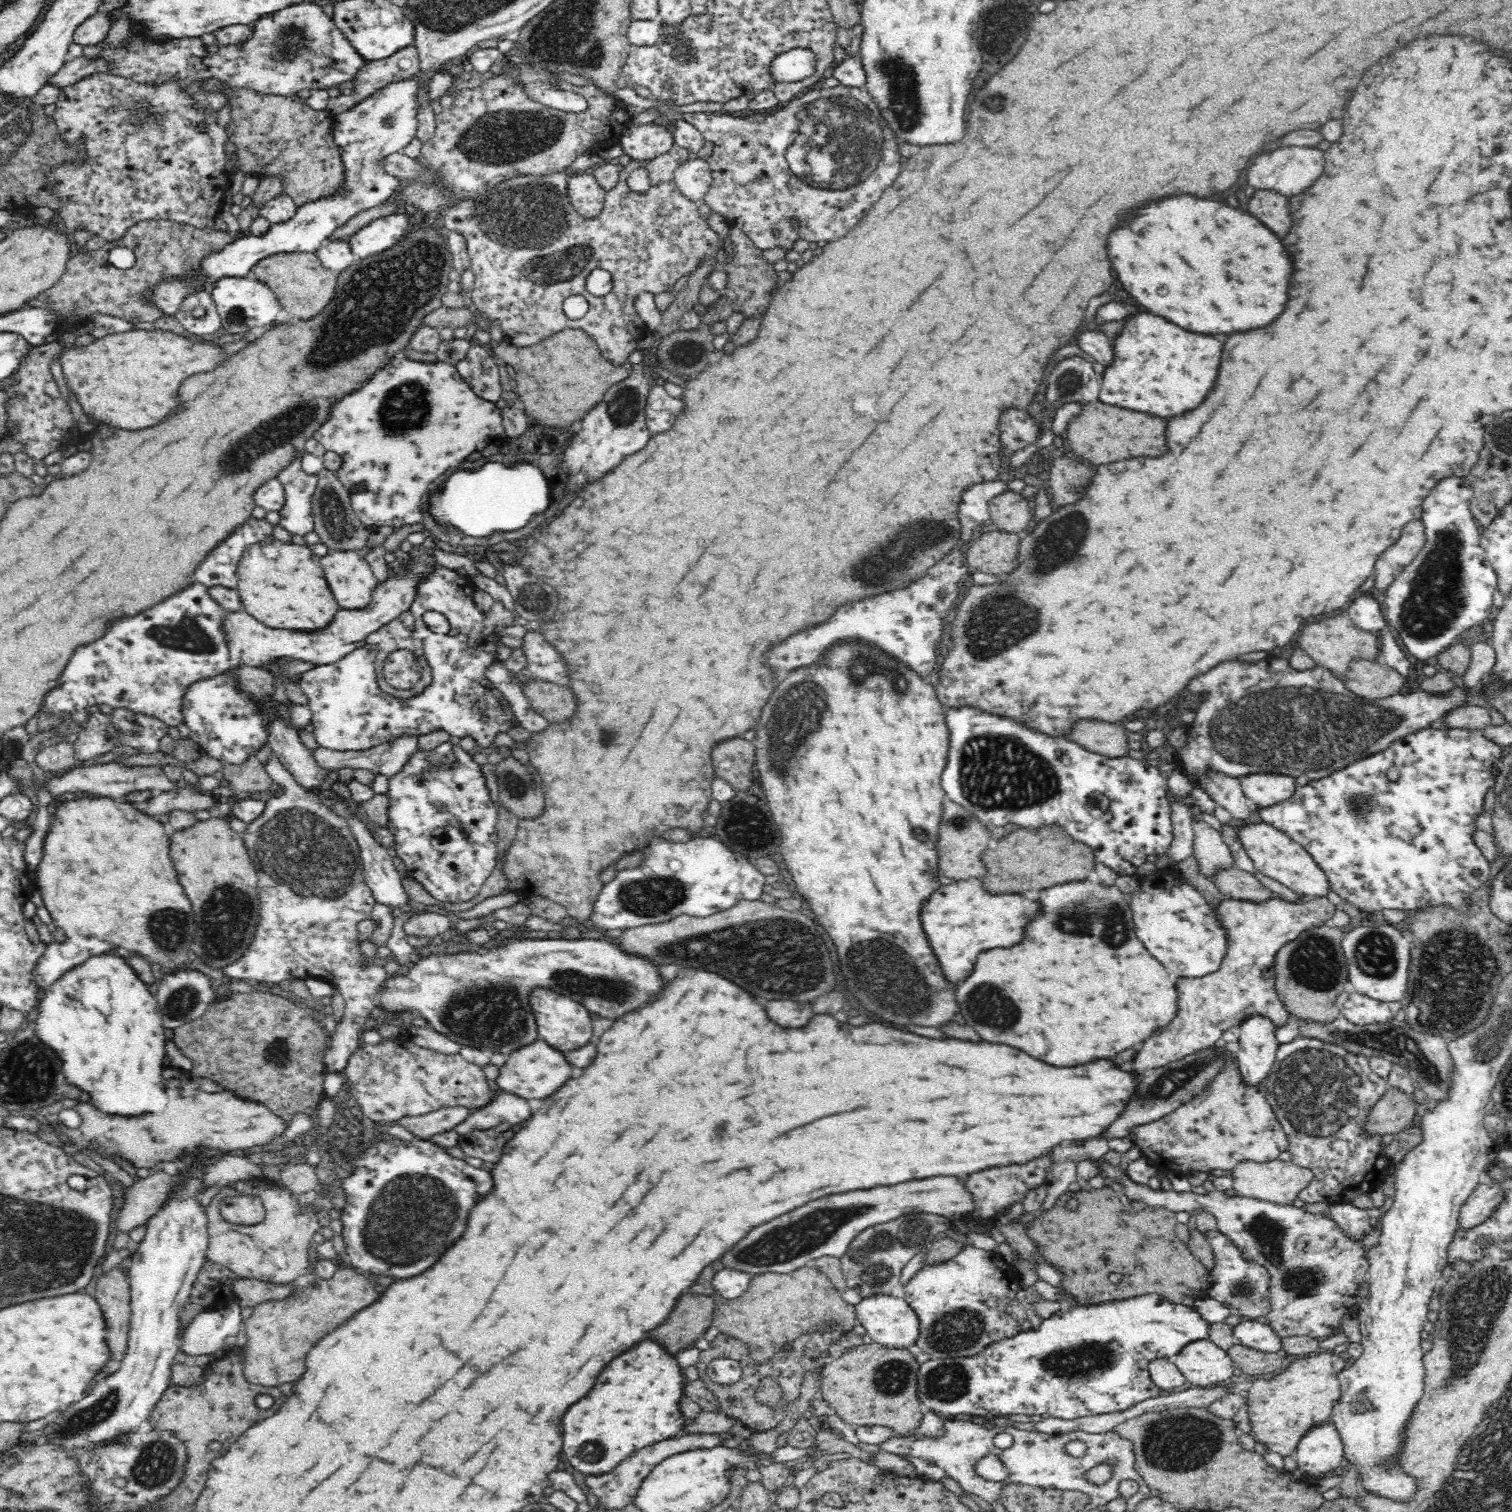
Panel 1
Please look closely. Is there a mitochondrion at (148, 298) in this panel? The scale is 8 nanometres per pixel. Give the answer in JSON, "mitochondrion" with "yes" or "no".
{"mitochondrion":"no"}

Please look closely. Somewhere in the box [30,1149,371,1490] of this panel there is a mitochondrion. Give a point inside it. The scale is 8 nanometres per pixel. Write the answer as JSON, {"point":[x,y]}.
{"point":[80,1422]}

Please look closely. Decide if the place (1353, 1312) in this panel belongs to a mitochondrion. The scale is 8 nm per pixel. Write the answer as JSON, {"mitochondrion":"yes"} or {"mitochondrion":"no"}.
{"mitochondrion":"no"}

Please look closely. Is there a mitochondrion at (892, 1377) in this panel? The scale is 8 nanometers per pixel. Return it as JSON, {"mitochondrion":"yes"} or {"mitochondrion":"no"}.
{"mitochondrion":"yes"}

